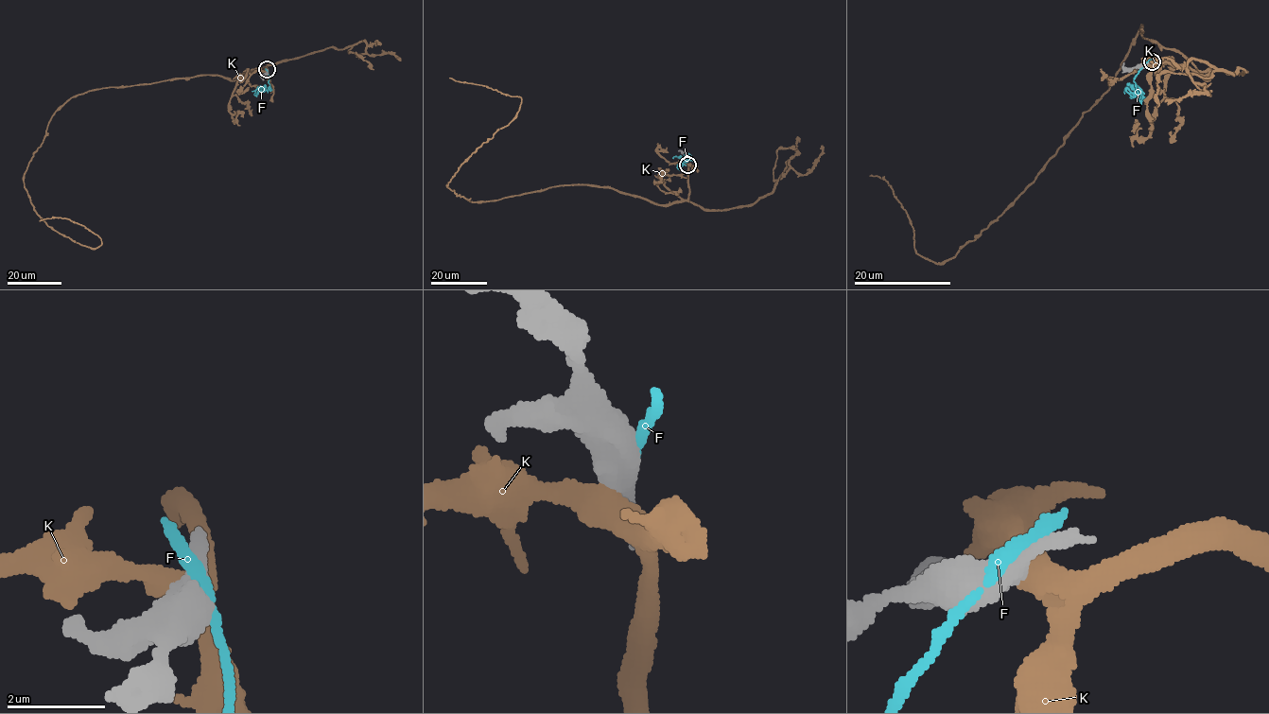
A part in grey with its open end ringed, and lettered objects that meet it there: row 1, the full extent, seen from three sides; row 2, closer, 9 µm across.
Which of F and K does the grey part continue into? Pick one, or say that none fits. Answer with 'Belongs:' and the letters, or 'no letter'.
Belongs: no letter

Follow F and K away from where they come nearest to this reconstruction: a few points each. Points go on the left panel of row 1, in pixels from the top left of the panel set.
F: (267, 72), (270, 90), (260, 86), (256, 92)
K: (266, 72), (71, 97), (48, 123), (25, 188), (48, 226), (100, 245), (64, 217), (40, 221)

